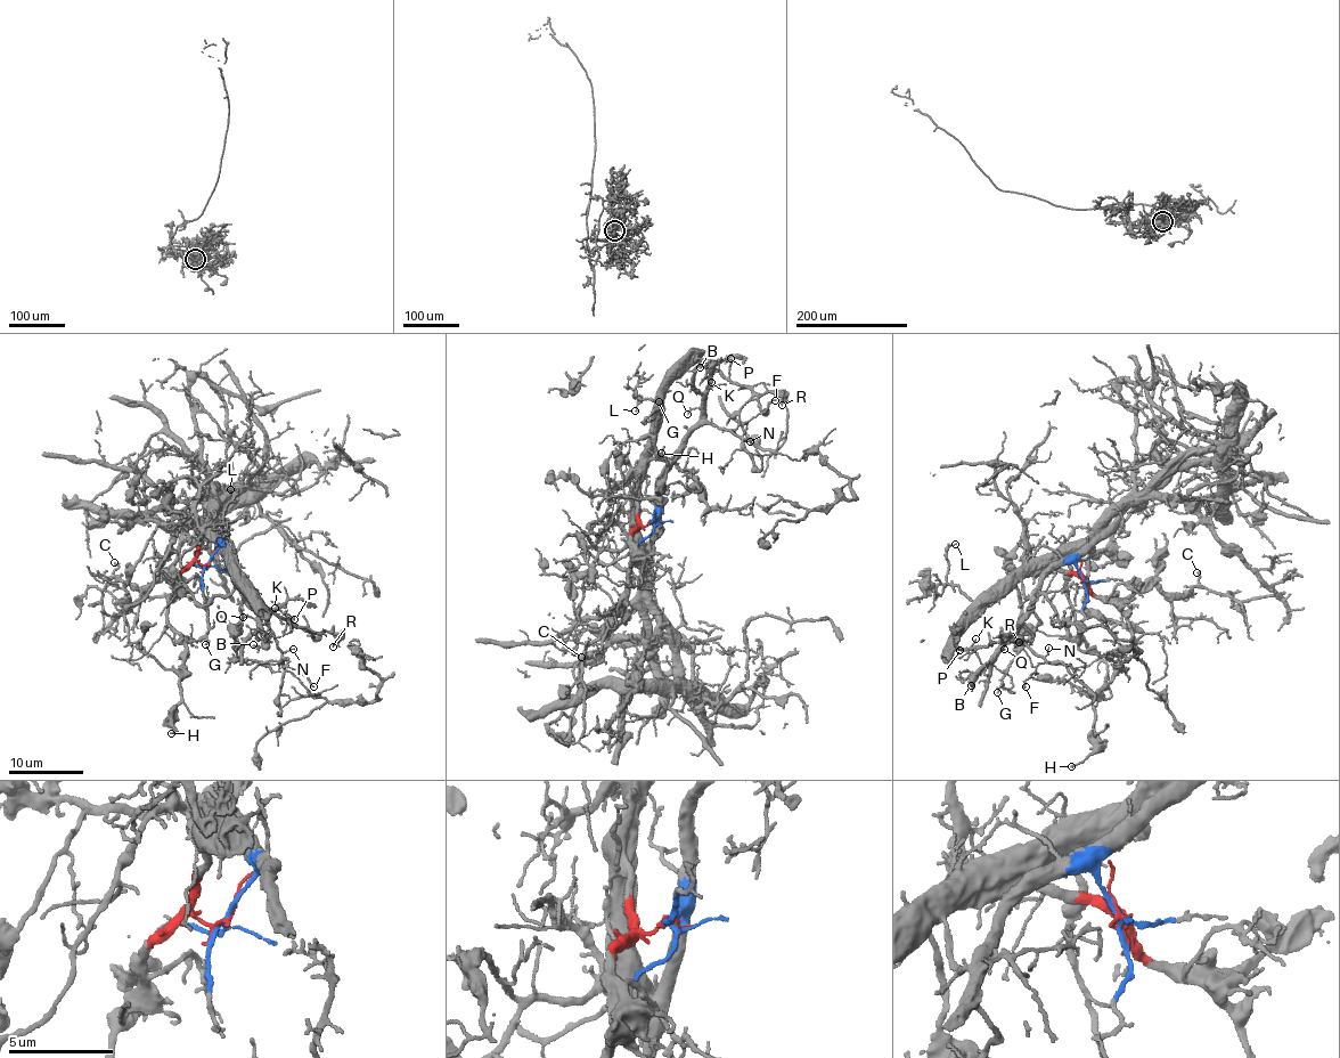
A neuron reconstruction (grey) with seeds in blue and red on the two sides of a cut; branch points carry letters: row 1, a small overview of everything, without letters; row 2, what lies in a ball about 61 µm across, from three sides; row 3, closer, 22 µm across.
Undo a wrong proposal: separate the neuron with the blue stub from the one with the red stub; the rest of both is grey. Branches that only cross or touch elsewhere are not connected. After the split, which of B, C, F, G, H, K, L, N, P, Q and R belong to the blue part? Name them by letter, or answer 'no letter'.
B, F, G, K, N, Q

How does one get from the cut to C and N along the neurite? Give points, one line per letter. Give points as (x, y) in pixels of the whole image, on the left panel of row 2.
C: (207, 563), (189, 564), (172, 585), (160, 576), (139, 589), (113, 575), (117, 566), (114, 561)
N: (206, 564), (225, 543), (228, 572), (235, 579), (235, 587), (267, 621), (283, 652), (293, 649)

